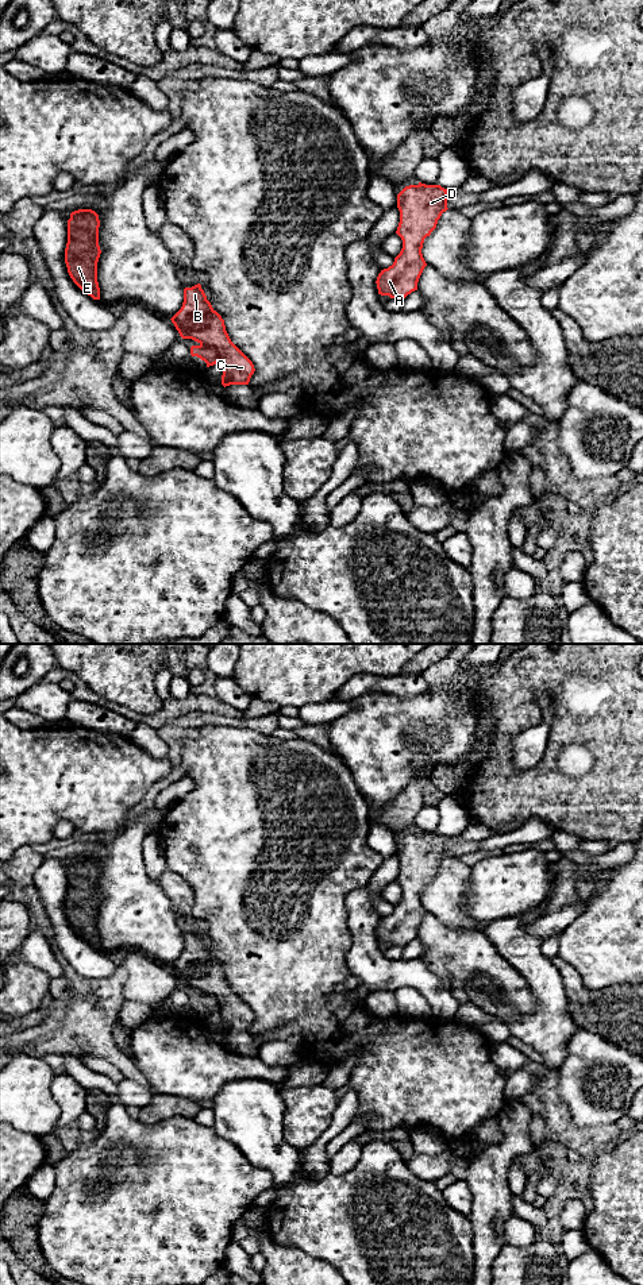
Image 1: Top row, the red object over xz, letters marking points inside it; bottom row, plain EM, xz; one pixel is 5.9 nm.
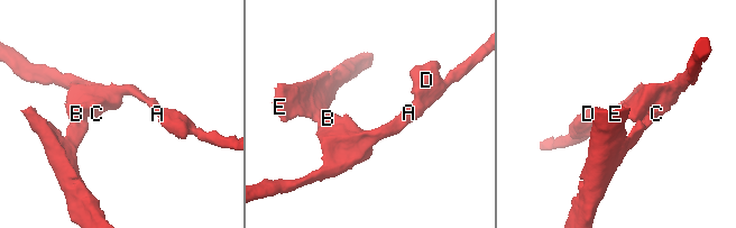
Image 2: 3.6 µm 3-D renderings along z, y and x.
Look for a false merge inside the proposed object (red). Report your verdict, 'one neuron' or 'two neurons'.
two neurons

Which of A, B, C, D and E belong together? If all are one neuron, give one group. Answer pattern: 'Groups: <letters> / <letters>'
Groups: A B C D / E

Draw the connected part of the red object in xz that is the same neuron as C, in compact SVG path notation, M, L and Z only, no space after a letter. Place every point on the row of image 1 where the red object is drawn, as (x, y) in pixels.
M200 283L184 289L182 306L170 320L182 339L192 339L219 352L224 387L249 385L254 364L231 341L224 320L212 308Z

